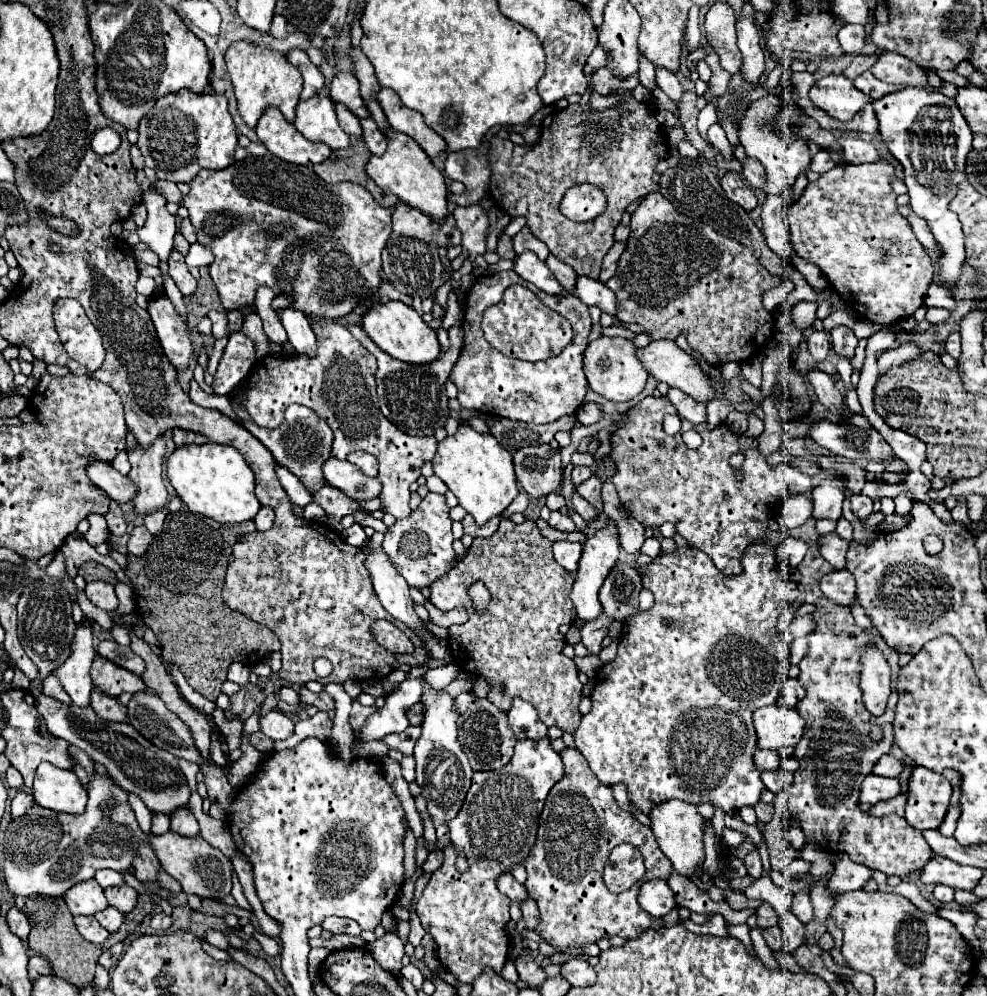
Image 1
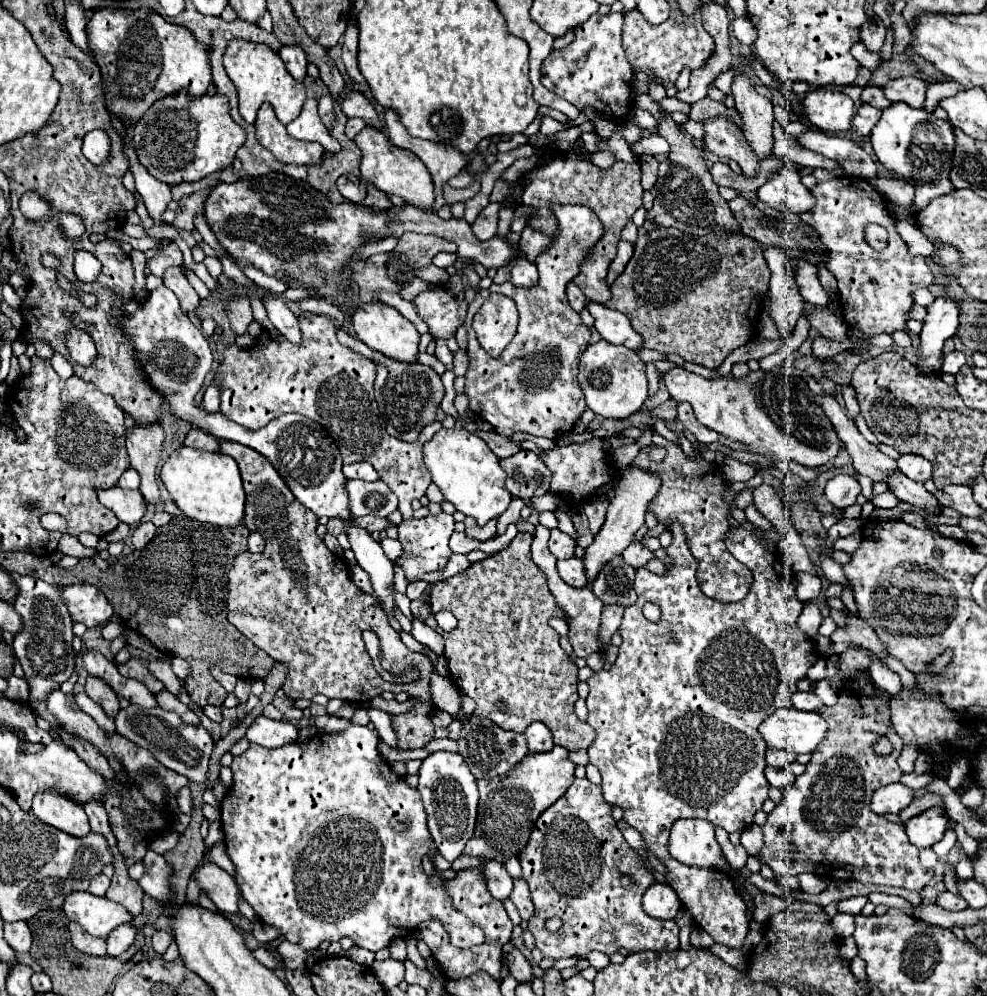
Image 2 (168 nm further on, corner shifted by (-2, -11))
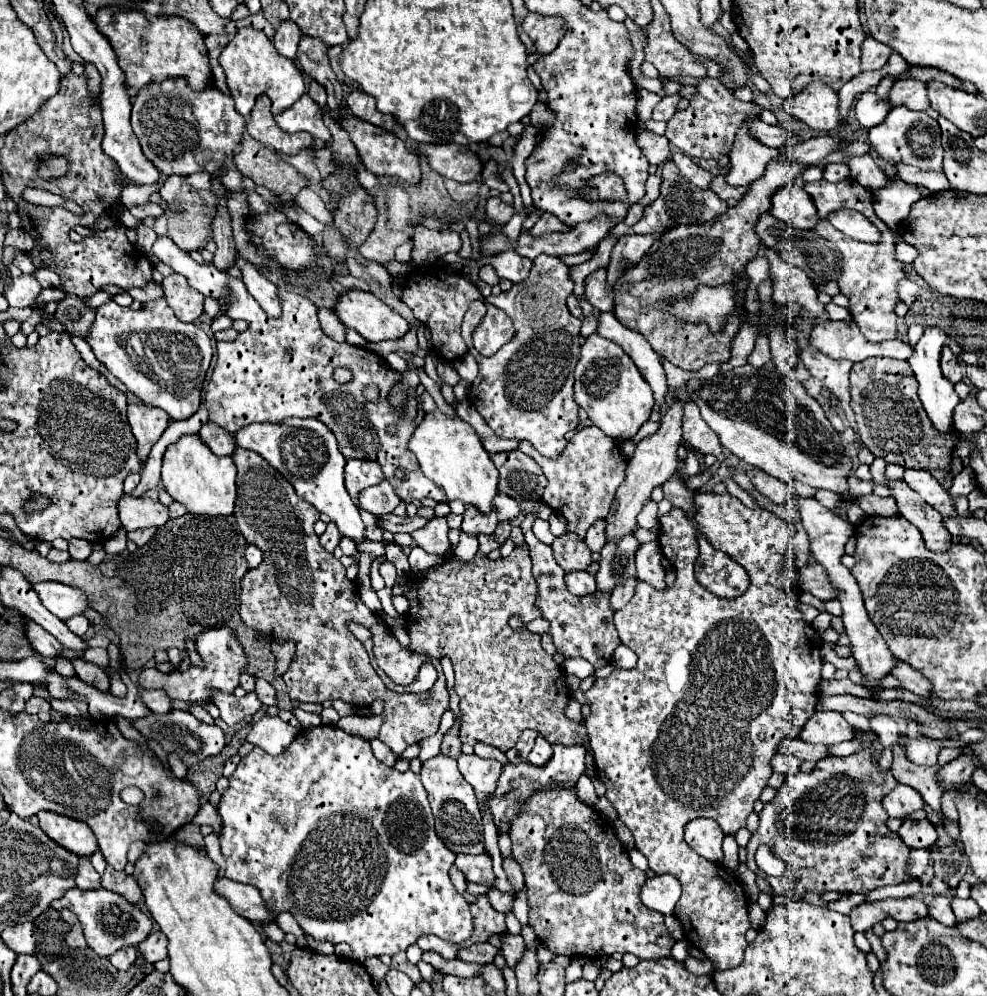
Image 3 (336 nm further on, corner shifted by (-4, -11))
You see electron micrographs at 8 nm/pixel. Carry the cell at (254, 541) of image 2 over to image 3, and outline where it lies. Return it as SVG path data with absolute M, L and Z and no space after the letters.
M248 545L246 547L246 561L248 561L248 567L254 569L258 563L262 563L262 551L256 545Z

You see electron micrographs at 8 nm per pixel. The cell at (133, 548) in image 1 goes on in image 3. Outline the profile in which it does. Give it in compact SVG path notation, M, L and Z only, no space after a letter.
M150 527L150 529L138 529L138 531L130 531L128 533L128 539L134 541L138 547L142 547L142 545L146 545L152 539L154 533L156 533L154 527Z

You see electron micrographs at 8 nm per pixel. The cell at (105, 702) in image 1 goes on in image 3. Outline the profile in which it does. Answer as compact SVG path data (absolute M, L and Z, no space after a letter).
M74 657L74 659L72 659L72 665L74 665L76 675L78 675L84 683L94 685L94 687L100 689L100 691L108 691L110 679L108 679L108 675L104 673L104 669L100 669L98 665L94 665L94 663L90 663L90 661L84 661L82 657Z

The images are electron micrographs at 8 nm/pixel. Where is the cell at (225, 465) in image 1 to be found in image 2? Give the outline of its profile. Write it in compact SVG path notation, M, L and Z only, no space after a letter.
M180 447L166 459L160 469L160 477L170 497L186 517L216 527L236 527L242 523L246 493L242 487L240 469L232 457L222 453L196 451L192 447Z

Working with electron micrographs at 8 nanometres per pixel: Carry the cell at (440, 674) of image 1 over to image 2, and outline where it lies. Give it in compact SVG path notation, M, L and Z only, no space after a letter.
M352 725L342 733L318 733L310 739L310 743L304 743L304 745L284 745L278 749L266 749L262 745L252 743L242 755L236 755L230 765L234 771L234 783L222 801L222 833L224 833L228 855L232 863L236 865L236 873L238 873L236 883L244 899L256 911L258 919L282 931L282 939L300 945L304 951L316 949L322 941L340 941L342 937L350 937L358 947L378 951L378 949L388 947L392 939L406 937L408 929L418 927L426 919L440 919L446 931L450 933L452 945L456 947L464 949L464 947L482 945L484 933L452 907L448 895L444 893L444 881L436 873L432 877L424 875L422 871L424 853L428 851L436 853L436 845L426 827L426 811L424 811L418 791L410 789L404 777L394 775L390 765L380 759L380 753L378 753L380 741L382 739L376 729L368 729L366 725Z

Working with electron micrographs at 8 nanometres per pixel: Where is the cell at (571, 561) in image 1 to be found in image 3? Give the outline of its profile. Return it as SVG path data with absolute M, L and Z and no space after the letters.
M574 571L566 575L566 585L568 591L576 597L584 597L584 595L592 595L596 593L596 579L588 573L588 571Z

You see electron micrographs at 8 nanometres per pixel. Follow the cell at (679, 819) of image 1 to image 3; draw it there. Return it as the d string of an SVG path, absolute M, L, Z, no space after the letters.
M694 819L684 827L686 843L702 857L706 857L712 863L722 863L722 839L724 833L720 825L714 819Z

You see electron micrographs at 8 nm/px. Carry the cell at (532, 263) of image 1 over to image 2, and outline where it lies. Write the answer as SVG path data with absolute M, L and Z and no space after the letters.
M520 257L516 261L516 265L512 267L510 275L512 275L510 281L516 287L532 287L538 281L538 269L536 269L536 265L530 263L526 257Z

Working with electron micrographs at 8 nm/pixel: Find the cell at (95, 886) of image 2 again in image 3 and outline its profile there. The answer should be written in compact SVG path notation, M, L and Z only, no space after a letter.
M82 859L76 871L76 887L80 889L98 889L100 887L100 875L92 867L88 859Z

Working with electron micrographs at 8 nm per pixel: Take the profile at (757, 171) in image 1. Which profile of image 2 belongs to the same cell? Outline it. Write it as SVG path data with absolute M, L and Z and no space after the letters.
M718 117L704 119L704 125L704 145L722 159L736 159L744 177L756 177L760 171L760 159L756 153L752 153L752 147L748 145L744 133L734 123Z

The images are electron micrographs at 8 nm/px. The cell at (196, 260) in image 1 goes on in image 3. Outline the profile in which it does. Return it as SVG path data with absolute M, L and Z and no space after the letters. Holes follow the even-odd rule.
M158 237L152 251L162 263L184 275L190 287L194 287L202 295L212 297L218 303L226 299L226 315L230 319L248 321L248 329L240 333L234 341L218 341L216 345L218 359L206 387L208 393L204 395L204 405L212 423L224 427L228 433L236 433L250 423L274 423L288 417L316 417L332 429L338 439L338 447L346 459L370 459L380 463L386 481L392 483L402 501L412 503L414 499L424 497L430 497L438 503L448 501L442 489L420 471L414 453L408 449L408 439L416 429L416 397L410 397L410 401L406 401L406 413L402 413L402 417L398 417L398 413L390 409L388 395L400 373L392 371L382 357L368 353L366 349L352 347L348 343L336 343L334 339L324 335L314 303L298 293L288 291L286 287L278 287L282 315L268 317L264 309L254 301L254 297L250 297L240 279L218 271L214 263L198 265L188 253L178 249L172 239ZM288 347L294 351L292 355L286 355ZM338 365L352 369L352 383L340 385L332 379L332 373ZM368 383L380 387L378 403L370 403L364 399L362 389ZM388 425L396 425L398 433L388 435Z

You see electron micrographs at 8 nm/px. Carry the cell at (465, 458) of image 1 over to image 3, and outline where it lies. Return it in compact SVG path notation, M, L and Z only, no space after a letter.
M434 409L424 413L422 423L408 441L408 449L416 455L422 473L444 489L448 501L460 499L462 503L478 507L482 513L492 511L492 501L498 495L498 469L482 447L472 425L456 415L446 415L440 409Z

